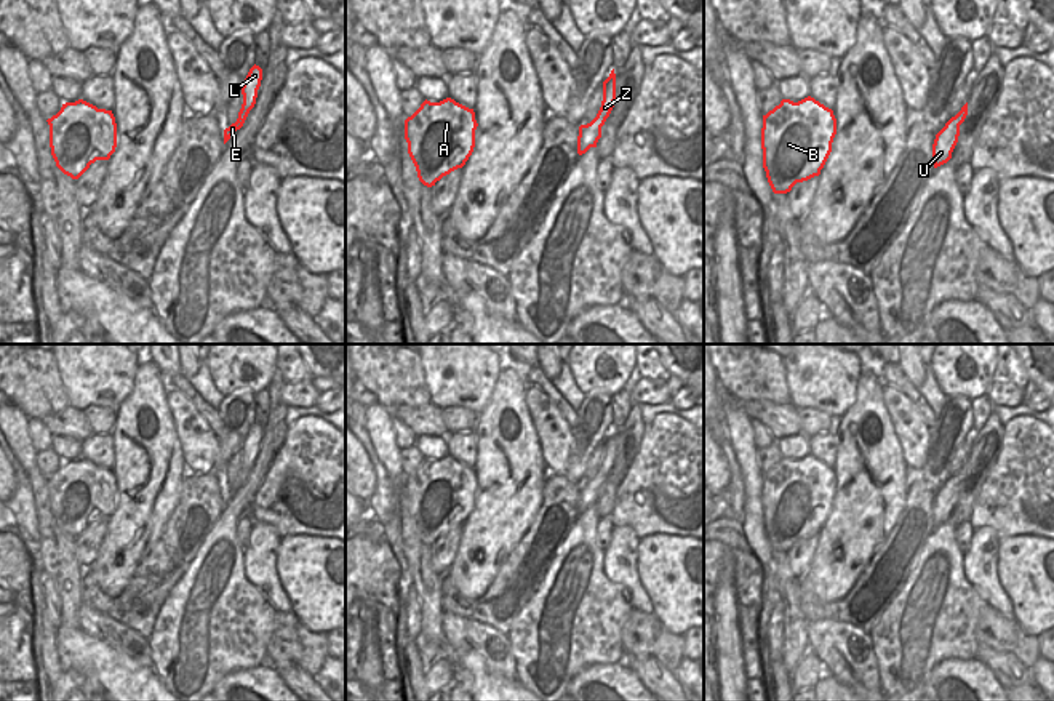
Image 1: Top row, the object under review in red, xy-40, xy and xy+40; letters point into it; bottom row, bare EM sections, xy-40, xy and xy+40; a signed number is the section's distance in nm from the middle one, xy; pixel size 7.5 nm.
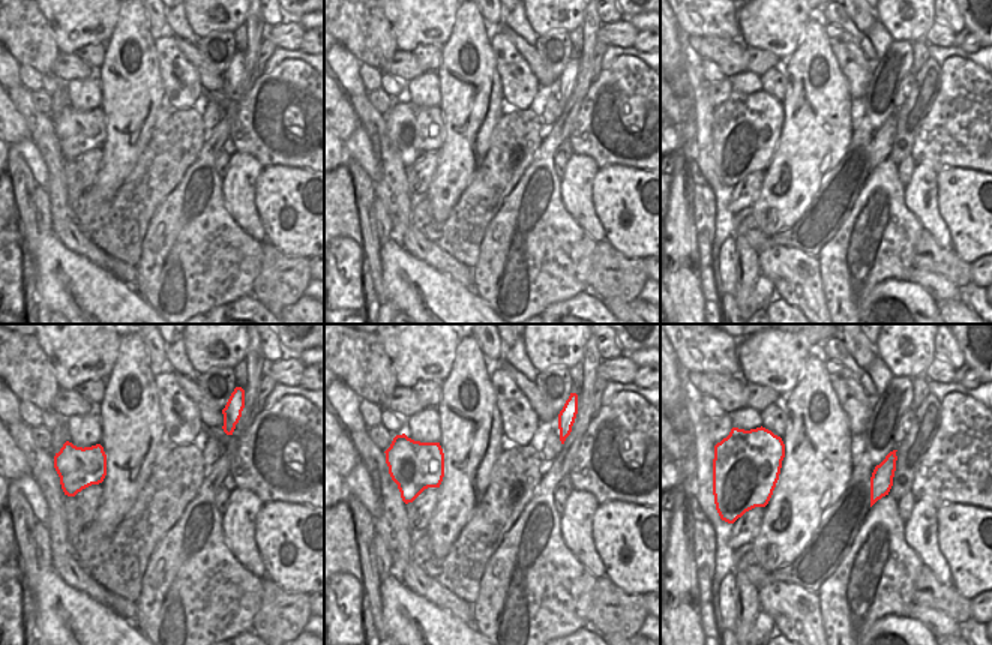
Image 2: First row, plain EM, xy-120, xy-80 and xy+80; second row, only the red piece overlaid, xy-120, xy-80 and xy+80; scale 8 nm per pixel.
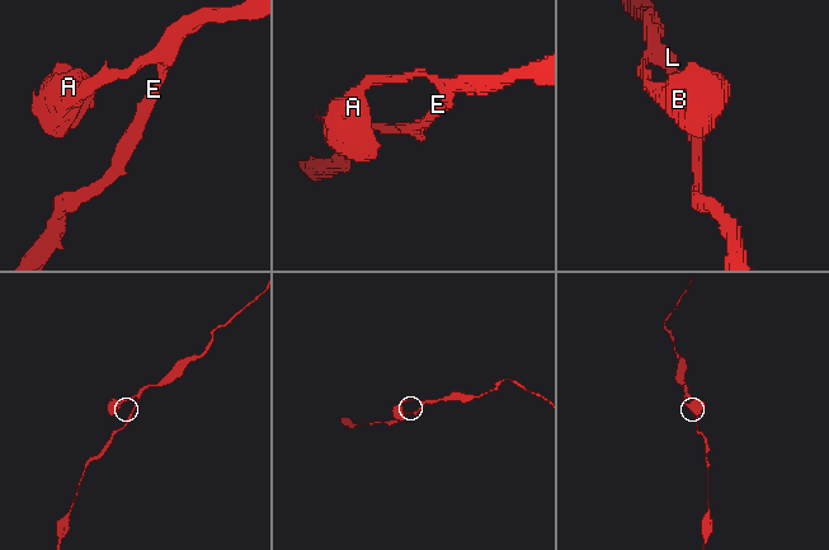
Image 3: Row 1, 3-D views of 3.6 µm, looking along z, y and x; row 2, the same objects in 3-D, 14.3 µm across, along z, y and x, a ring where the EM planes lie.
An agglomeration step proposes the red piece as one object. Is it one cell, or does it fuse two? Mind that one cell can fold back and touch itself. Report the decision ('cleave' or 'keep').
keep

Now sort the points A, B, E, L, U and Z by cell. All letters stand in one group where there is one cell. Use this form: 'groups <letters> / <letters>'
groups A B E L U Z

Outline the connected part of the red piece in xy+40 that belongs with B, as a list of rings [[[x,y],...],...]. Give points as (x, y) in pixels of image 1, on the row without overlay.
[[[808,455],[798,461],[782,458],[779,464],[763,474],[761,507],[763,527],[774,552],[787,552],[796,541],[820,533],[836,493],[833,469]]]

